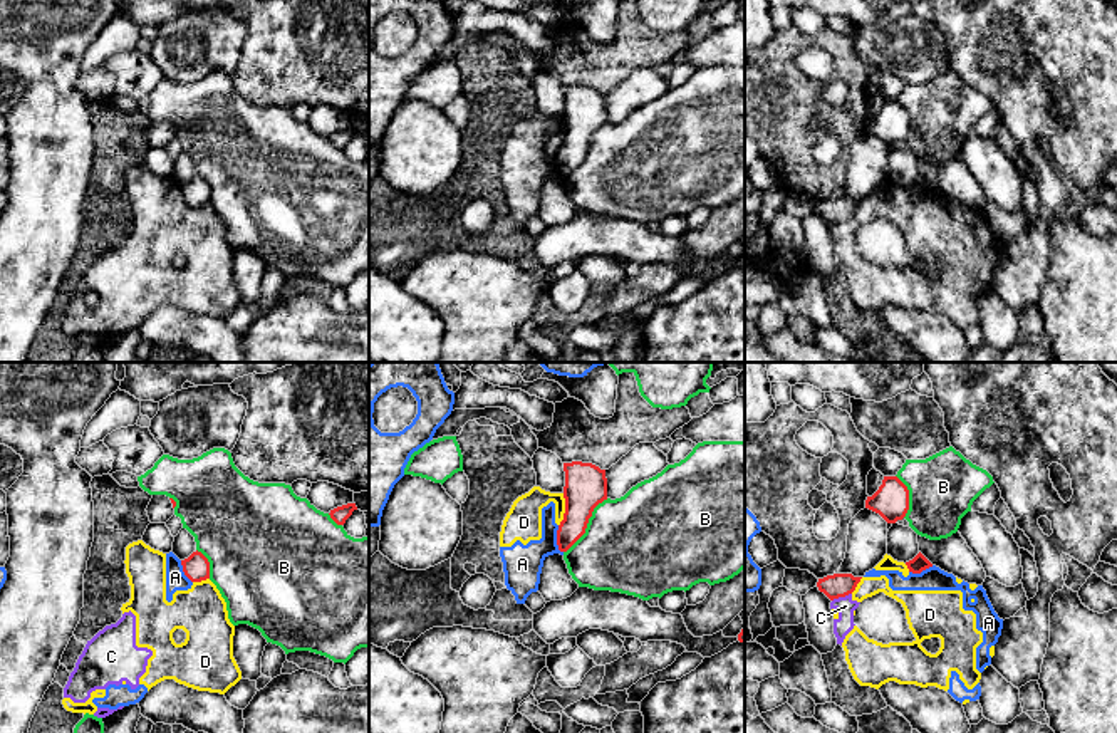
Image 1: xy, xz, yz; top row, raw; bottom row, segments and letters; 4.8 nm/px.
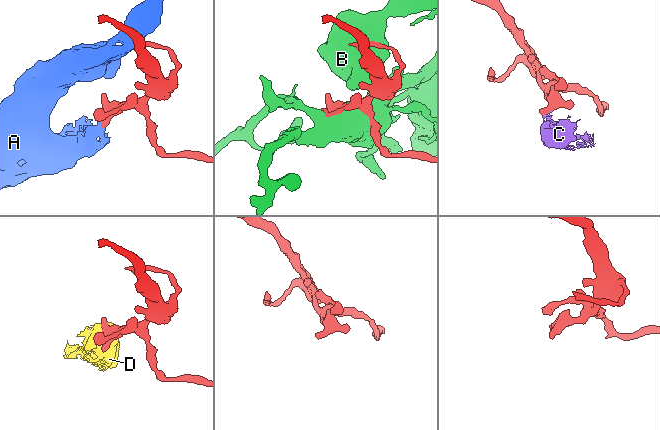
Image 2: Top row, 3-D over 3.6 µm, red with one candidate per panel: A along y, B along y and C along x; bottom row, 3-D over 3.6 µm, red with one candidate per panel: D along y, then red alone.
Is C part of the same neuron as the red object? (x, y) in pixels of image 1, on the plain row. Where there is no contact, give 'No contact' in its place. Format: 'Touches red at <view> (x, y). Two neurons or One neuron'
Touches red at yz (841, 220). Two neurons

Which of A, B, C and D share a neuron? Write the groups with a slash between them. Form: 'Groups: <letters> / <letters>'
Groups: A C D / B

